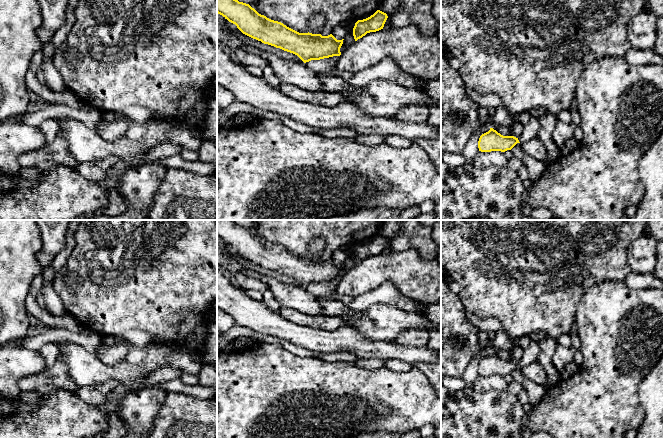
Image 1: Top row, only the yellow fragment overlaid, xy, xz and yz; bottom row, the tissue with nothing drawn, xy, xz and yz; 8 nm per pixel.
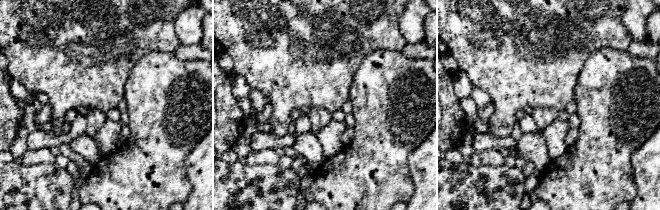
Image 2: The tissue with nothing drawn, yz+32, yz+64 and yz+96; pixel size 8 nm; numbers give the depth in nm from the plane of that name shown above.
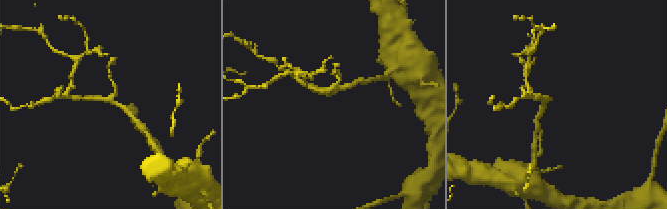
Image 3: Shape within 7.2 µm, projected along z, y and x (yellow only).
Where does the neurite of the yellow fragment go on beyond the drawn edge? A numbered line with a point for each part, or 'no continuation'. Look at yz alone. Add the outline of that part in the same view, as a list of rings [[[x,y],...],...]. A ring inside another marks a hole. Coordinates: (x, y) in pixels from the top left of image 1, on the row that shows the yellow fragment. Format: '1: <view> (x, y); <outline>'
1: yz (531, 128); [[[531,117],[529,121],[524,125],[522,134],[519,136],[519,142],[525,143],[535,137],[537,137],[539,131],[539,120],[538,118]]]

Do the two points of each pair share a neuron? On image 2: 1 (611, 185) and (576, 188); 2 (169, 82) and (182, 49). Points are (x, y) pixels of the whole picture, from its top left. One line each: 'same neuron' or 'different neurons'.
1: same neuron
2: different neurons

